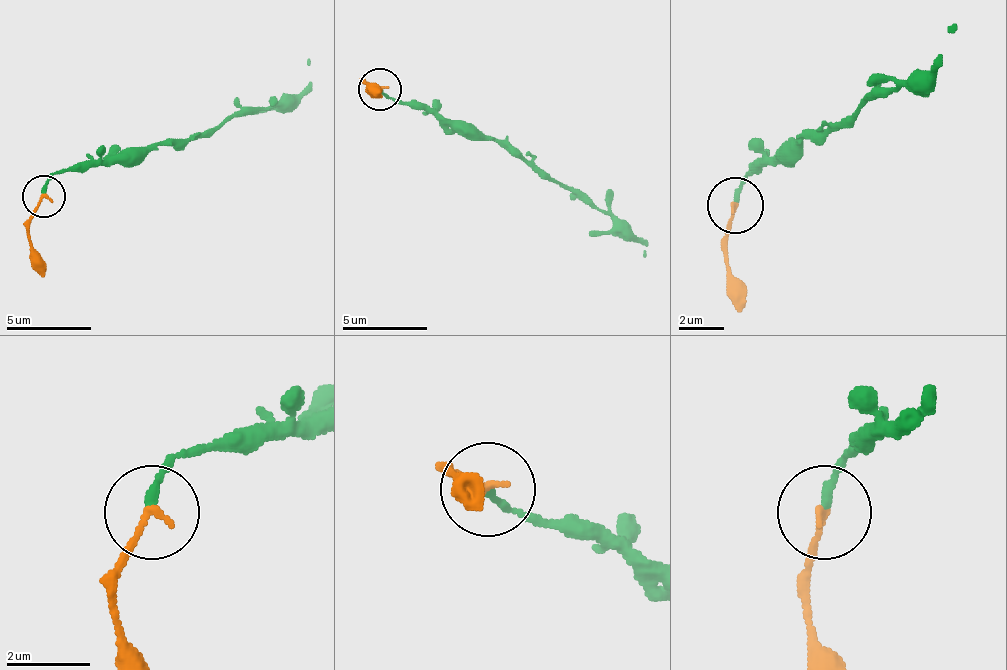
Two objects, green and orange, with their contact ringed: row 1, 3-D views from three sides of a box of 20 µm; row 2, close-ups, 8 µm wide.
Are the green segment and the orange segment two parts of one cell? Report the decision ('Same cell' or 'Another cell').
Same cell

